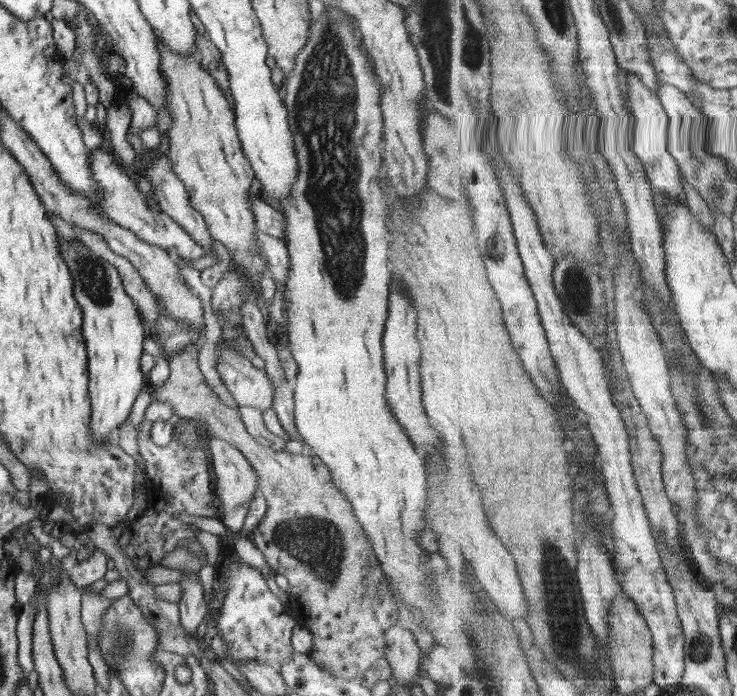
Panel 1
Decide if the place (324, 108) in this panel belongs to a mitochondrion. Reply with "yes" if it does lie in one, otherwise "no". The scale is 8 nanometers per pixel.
yes

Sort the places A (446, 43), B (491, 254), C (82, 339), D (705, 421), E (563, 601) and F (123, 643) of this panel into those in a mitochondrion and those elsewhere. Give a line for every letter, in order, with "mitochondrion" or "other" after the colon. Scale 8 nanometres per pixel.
A: mitochondrion
B: other
C: other
D: mitochondrion
E: mitochondrion
F: mitochondrion

